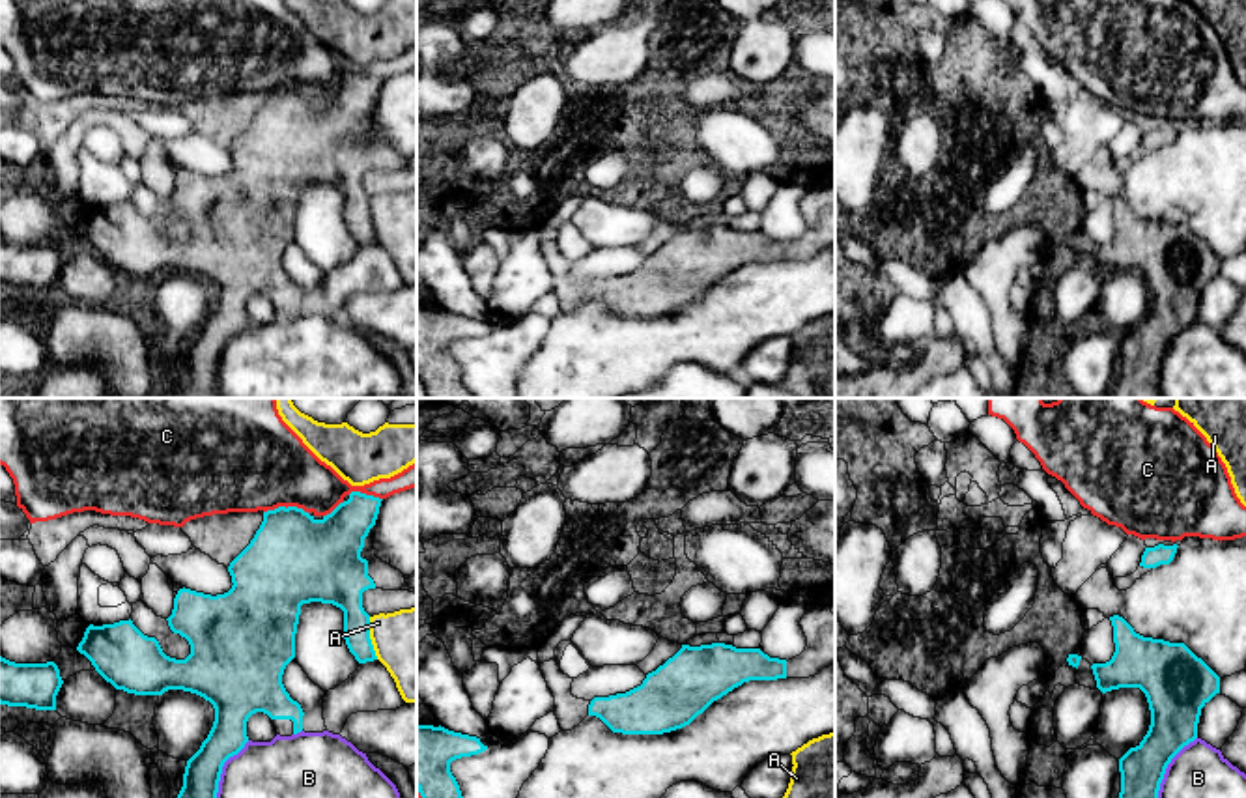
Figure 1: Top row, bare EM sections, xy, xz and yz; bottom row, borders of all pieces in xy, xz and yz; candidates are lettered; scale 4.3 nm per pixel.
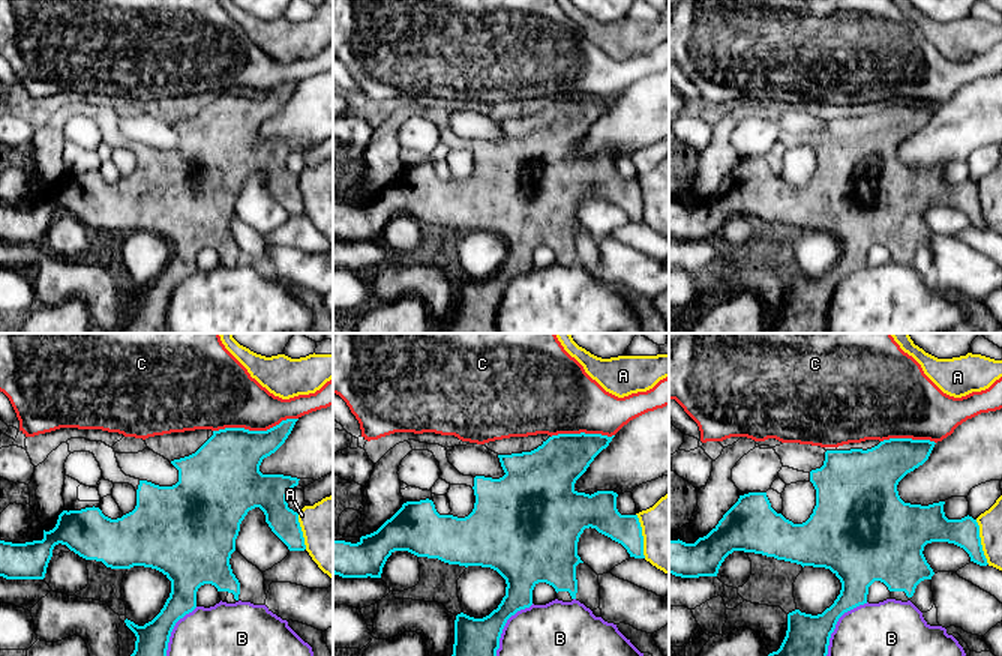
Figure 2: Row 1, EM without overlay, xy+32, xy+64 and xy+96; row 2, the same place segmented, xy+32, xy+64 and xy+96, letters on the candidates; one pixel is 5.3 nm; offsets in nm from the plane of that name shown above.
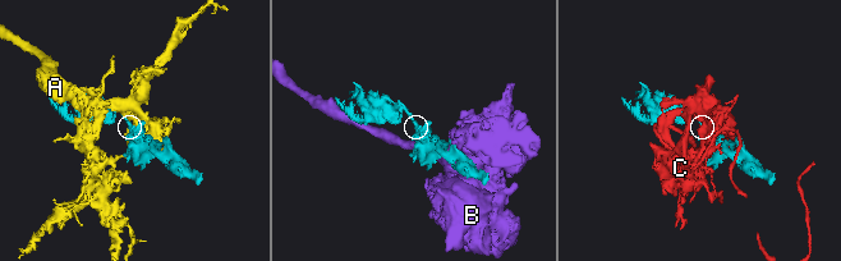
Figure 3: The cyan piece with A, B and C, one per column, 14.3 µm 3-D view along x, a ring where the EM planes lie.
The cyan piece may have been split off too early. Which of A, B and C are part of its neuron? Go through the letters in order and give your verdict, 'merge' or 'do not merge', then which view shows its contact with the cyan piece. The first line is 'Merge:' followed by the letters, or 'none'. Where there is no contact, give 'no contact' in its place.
Merge: none
A: do not merge | xy
B: do not merge | yz
C: do not merge | xy

